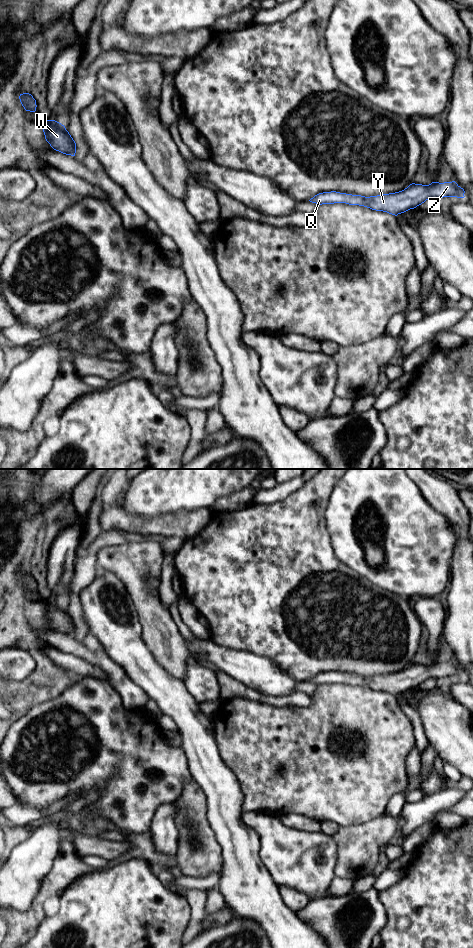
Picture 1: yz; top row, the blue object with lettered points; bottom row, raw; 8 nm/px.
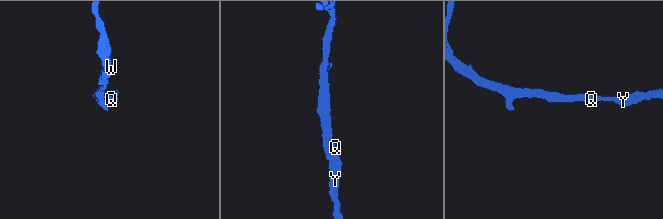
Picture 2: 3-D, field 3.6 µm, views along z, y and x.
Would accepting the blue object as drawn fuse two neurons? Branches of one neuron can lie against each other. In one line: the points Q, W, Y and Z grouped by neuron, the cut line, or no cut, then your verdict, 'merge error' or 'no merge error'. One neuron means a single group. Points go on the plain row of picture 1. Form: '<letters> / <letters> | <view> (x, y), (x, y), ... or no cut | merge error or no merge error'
Q W Y Z | no cut | no merge error

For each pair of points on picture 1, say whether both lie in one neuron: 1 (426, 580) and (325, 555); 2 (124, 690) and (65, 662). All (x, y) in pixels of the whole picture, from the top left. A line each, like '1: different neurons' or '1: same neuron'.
1: different neurons
2: different neurons

